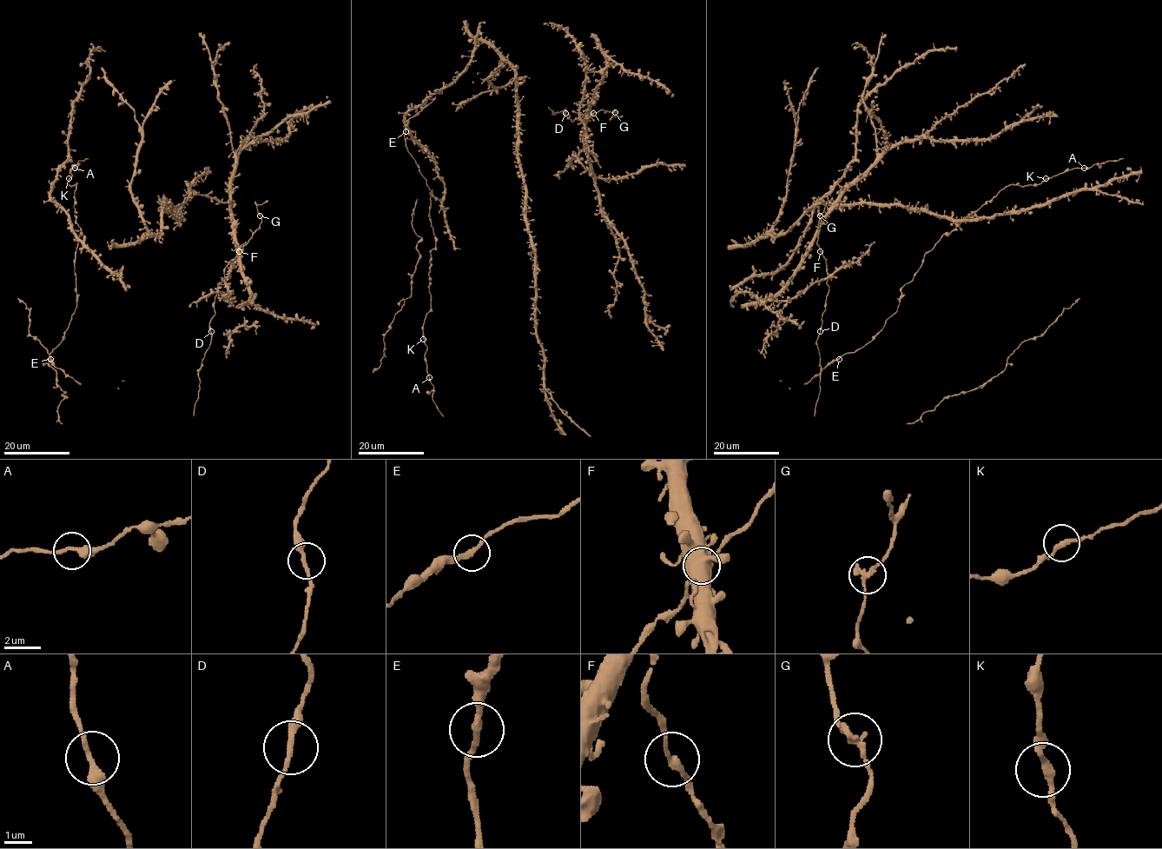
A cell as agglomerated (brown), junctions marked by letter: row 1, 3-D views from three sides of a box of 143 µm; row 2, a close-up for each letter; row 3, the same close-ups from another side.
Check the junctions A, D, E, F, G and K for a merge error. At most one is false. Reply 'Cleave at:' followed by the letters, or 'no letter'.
Cleave at: no letter

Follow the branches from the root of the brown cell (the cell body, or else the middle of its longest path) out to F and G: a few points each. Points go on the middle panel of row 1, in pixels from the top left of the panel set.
F: (564, 113), (564, 115), (570, 115), (572, 122), (588, 118), (593, 113)
G: (564, 113), (564, 115), (570, 115), (572, 122), (588, 118), (602, 109), (615, 113)

